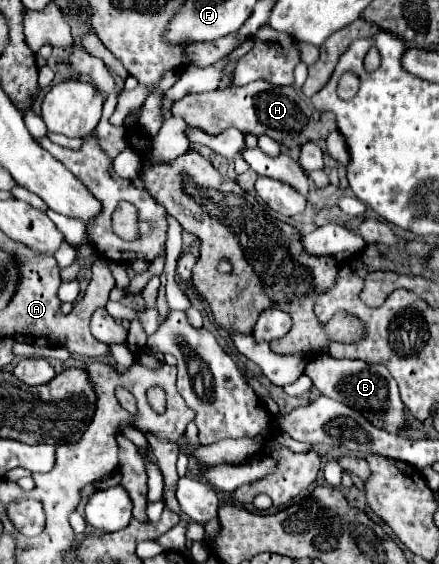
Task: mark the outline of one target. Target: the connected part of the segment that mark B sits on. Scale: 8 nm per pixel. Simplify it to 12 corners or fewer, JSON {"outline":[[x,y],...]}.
{"outline":[[318,357],[306,375],[322,395],[374,427],[406,427],[384,365]]}

